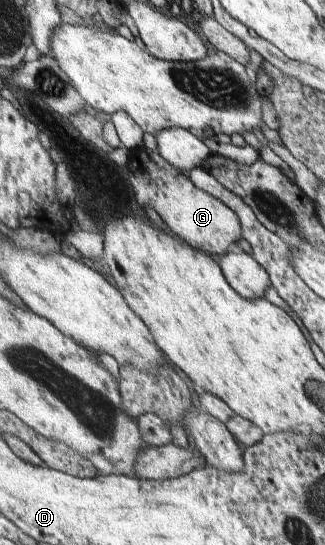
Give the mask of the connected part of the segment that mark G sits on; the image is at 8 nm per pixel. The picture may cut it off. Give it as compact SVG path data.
M145 148L133 149L130 153L129 182L135 188L137 202L141 206L152 206L165 224L185 242L209 254L223 256L229 246L242 238L242 224L226 203L216 199L207 191L196 187L189 175L168 163L159 153Z

